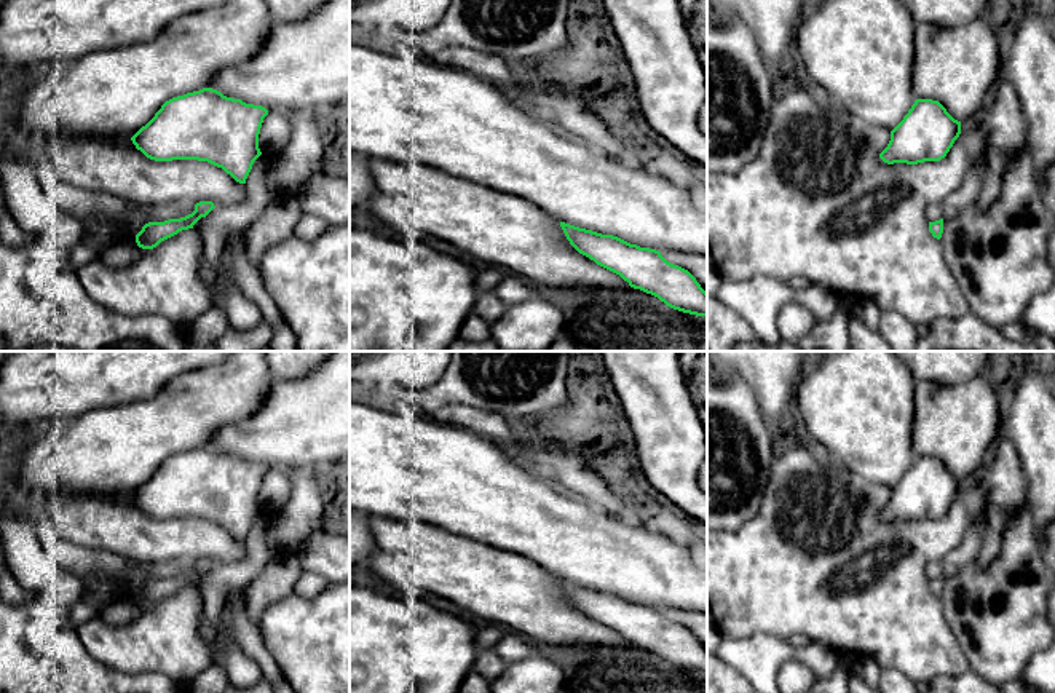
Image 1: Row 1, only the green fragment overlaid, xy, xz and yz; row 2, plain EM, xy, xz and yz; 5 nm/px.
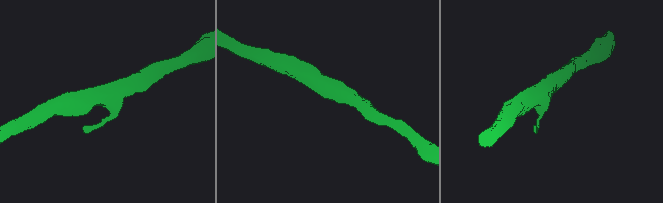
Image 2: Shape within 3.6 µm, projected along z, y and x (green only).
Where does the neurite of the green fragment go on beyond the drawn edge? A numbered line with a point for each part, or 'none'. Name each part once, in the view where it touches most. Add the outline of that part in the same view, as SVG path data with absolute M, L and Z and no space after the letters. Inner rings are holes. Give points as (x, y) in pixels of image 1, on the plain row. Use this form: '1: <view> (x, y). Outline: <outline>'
none

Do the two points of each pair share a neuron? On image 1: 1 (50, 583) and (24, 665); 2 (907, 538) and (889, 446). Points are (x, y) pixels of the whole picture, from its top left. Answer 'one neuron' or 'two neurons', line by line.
1: one neuron
2: two neurons

